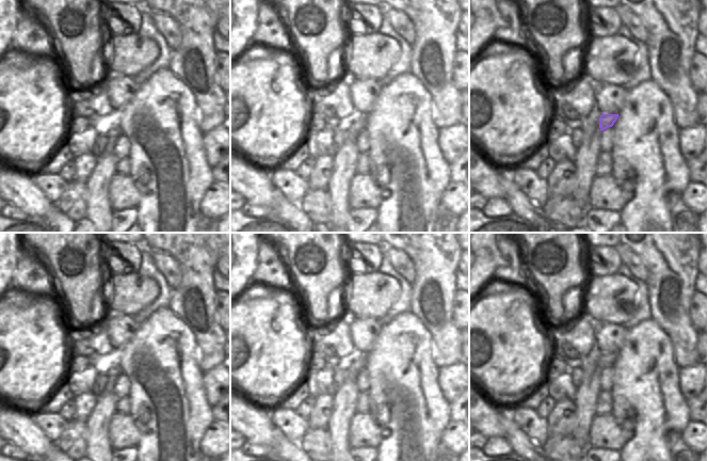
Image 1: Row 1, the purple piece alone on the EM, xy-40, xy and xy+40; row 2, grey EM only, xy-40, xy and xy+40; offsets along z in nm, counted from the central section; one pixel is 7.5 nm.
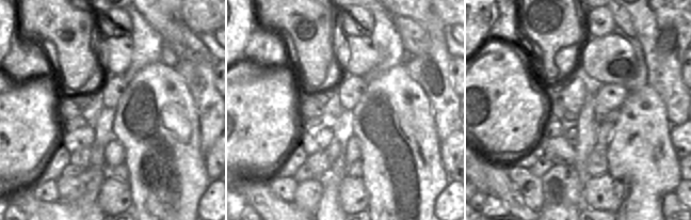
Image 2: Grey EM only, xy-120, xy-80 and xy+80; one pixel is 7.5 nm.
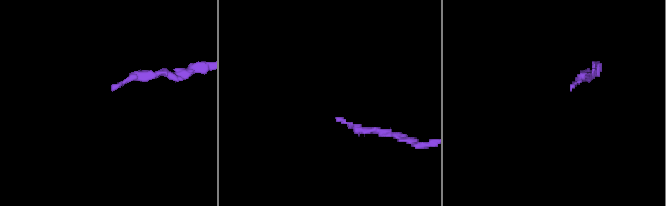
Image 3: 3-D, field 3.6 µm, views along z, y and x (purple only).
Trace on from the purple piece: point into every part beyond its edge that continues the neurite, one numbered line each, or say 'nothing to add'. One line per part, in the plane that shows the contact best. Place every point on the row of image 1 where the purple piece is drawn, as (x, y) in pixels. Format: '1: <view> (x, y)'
nothing to add

